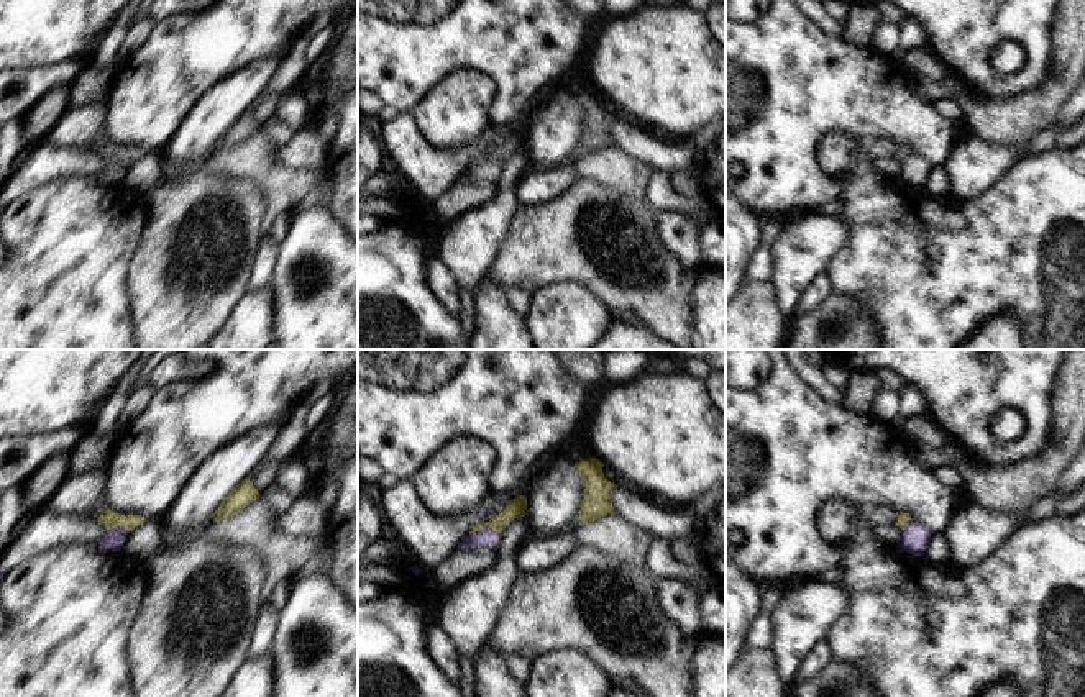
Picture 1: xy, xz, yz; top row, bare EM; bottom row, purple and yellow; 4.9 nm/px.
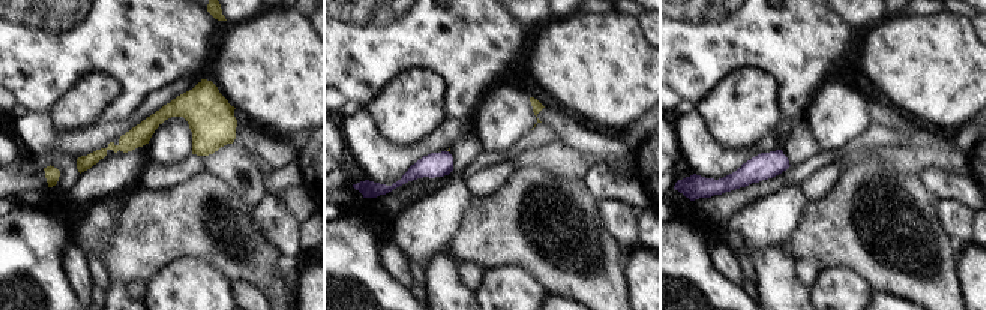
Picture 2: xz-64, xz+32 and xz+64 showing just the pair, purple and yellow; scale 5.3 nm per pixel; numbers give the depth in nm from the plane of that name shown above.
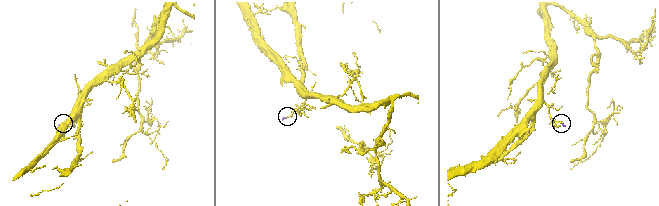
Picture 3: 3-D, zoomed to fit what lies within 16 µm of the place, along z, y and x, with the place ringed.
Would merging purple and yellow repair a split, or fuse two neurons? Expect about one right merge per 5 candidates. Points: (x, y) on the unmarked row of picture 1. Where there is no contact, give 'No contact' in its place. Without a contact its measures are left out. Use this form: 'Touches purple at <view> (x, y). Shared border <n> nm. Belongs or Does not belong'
Touches purple at xz (485, 161). Shared border 140 nm. Does not belong

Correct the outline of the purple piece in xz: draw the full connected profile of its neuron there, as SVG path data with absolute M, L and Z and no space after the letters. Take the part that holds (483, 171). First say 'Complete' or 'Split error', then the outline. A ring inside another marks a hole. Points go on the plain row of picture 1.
Complete. M479 162L476 166L466 167L458 180L489 180L499 174L499 166L492 162Z

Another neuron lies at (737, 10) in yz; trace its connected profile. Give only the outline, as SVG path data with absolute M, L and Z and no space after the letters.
M726 0L726 20L753 23L763 16L773 0Z

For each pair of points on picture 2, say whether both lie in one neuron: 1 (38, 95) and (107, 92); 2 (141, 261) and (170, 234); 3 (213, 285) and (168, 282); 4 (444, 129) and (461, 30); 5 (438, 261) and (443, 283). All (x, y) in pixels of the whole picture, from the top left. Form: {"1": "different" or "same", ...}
{"1": "different", "2": "same", "3": "same", "4": "different", "5": "same"}

